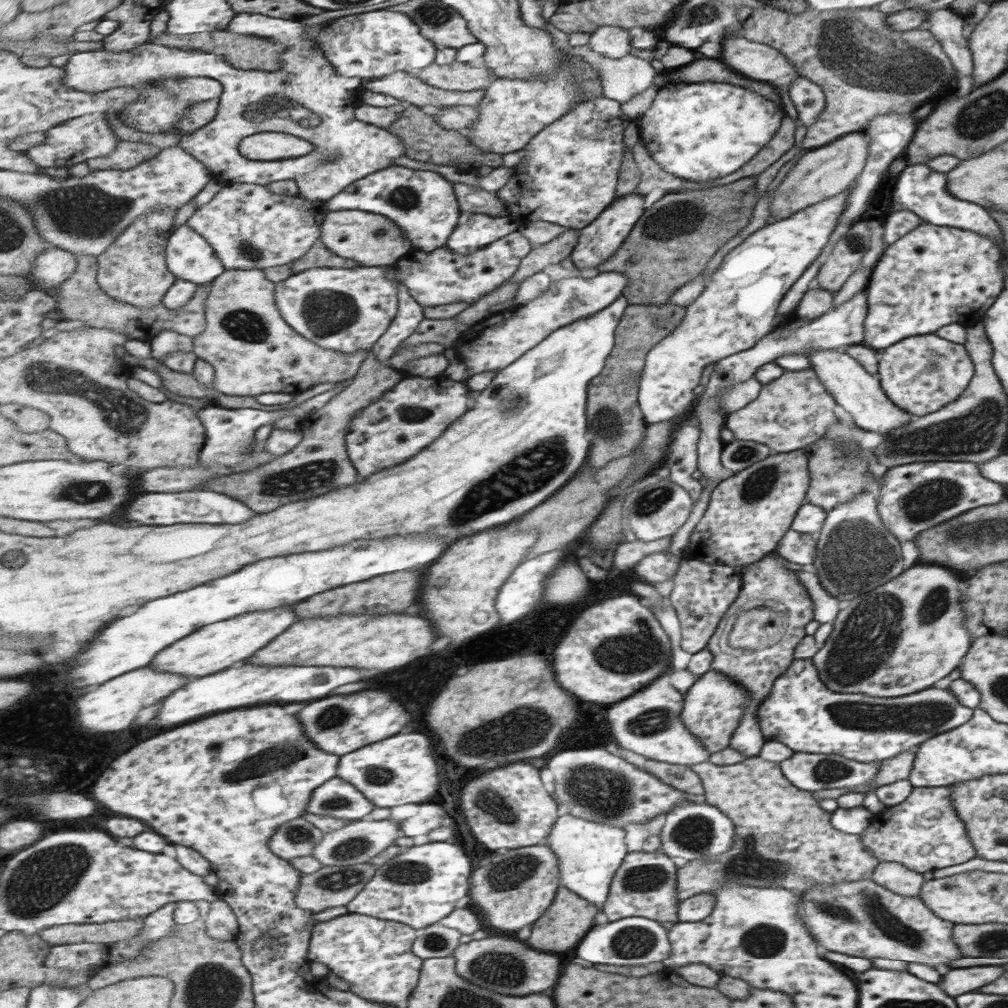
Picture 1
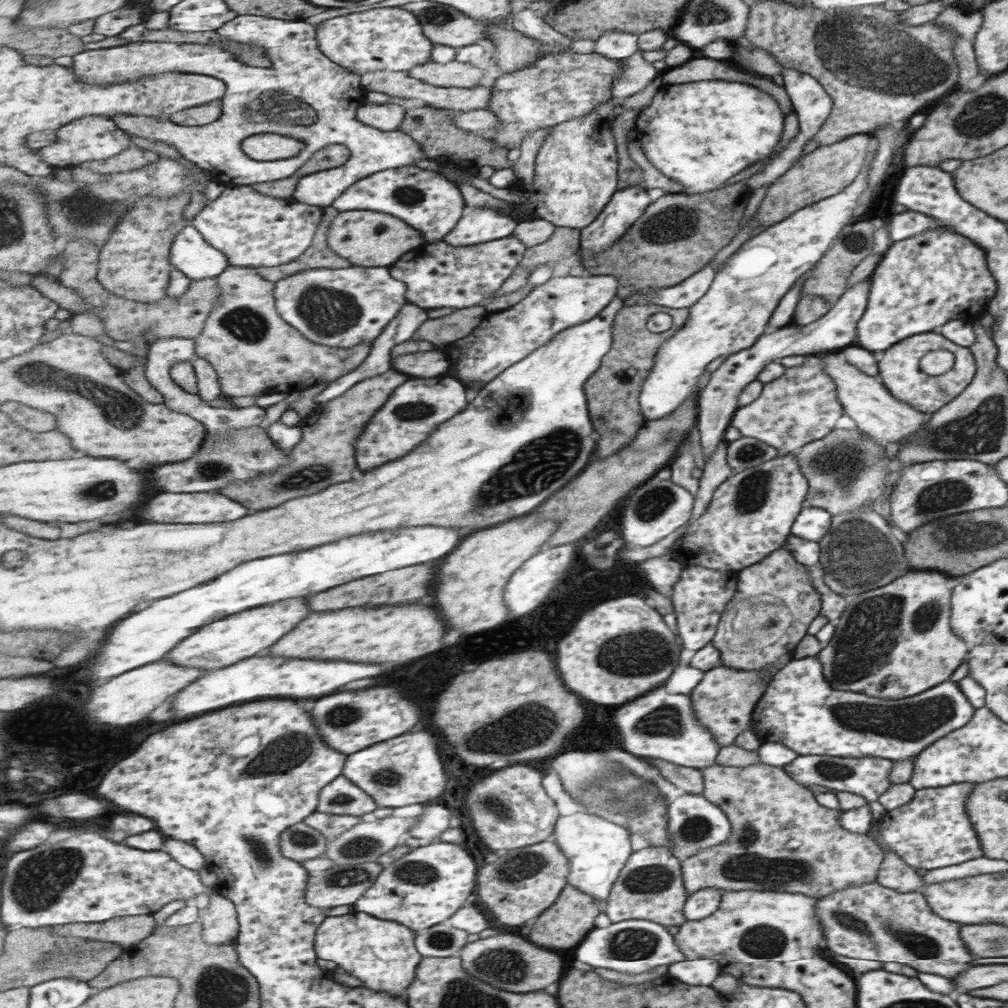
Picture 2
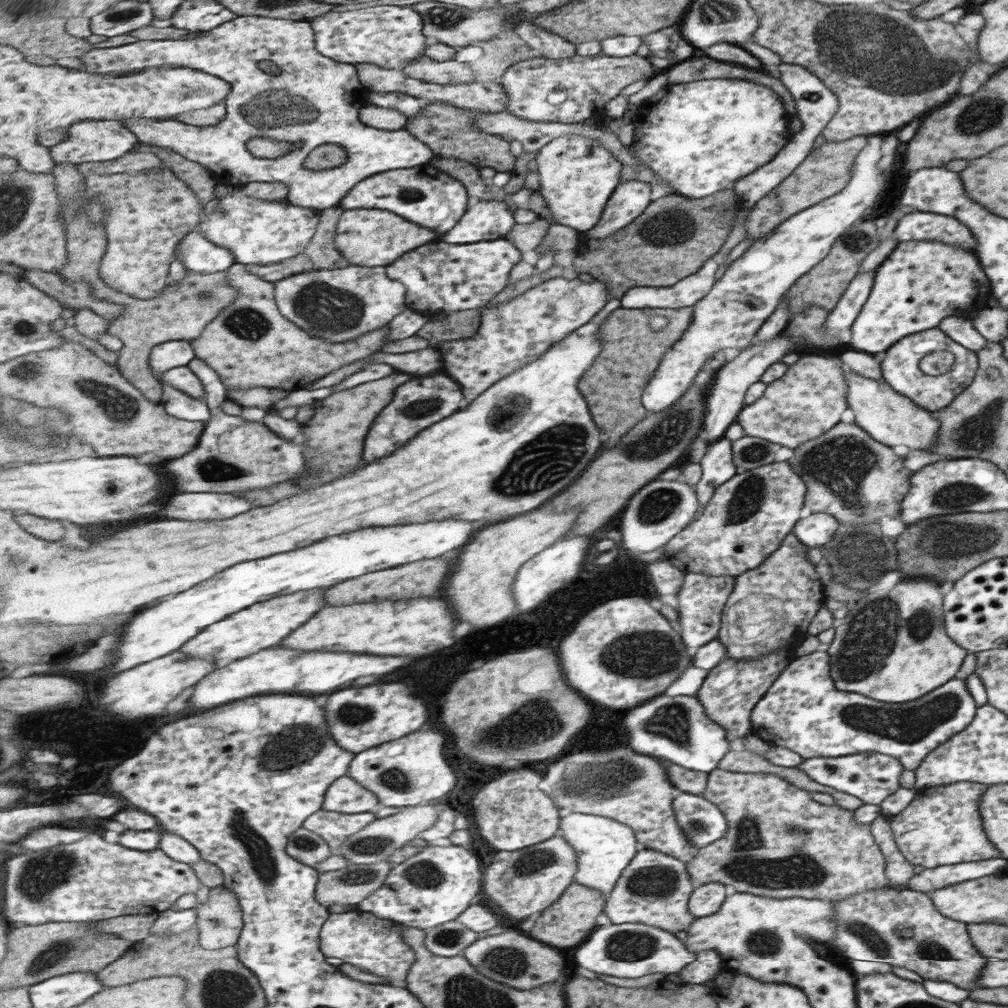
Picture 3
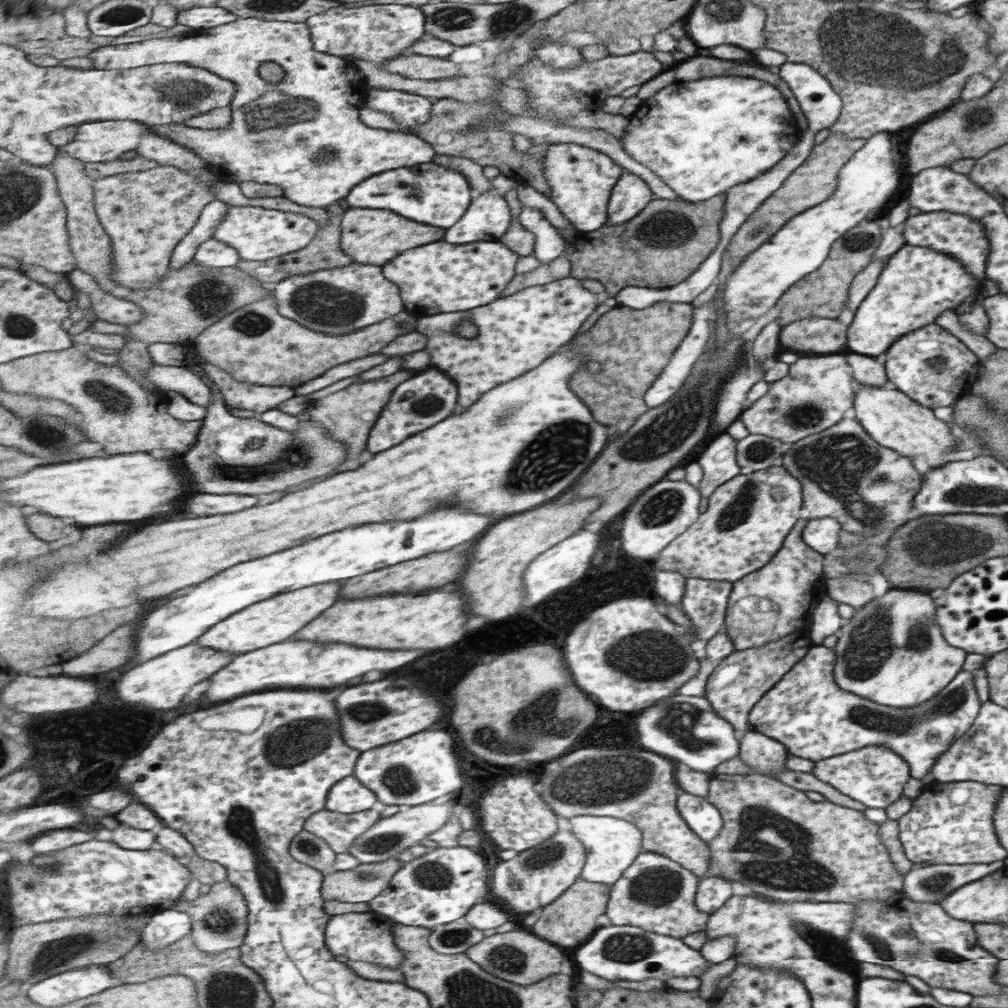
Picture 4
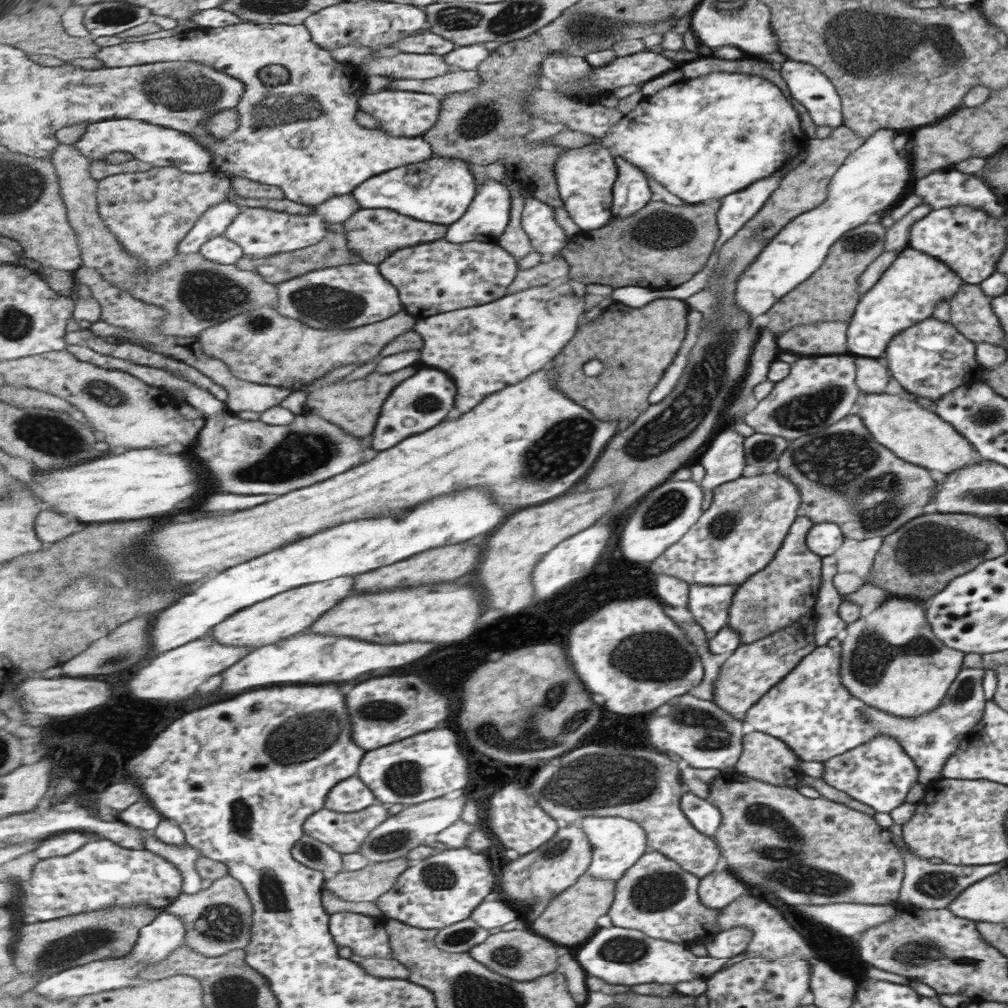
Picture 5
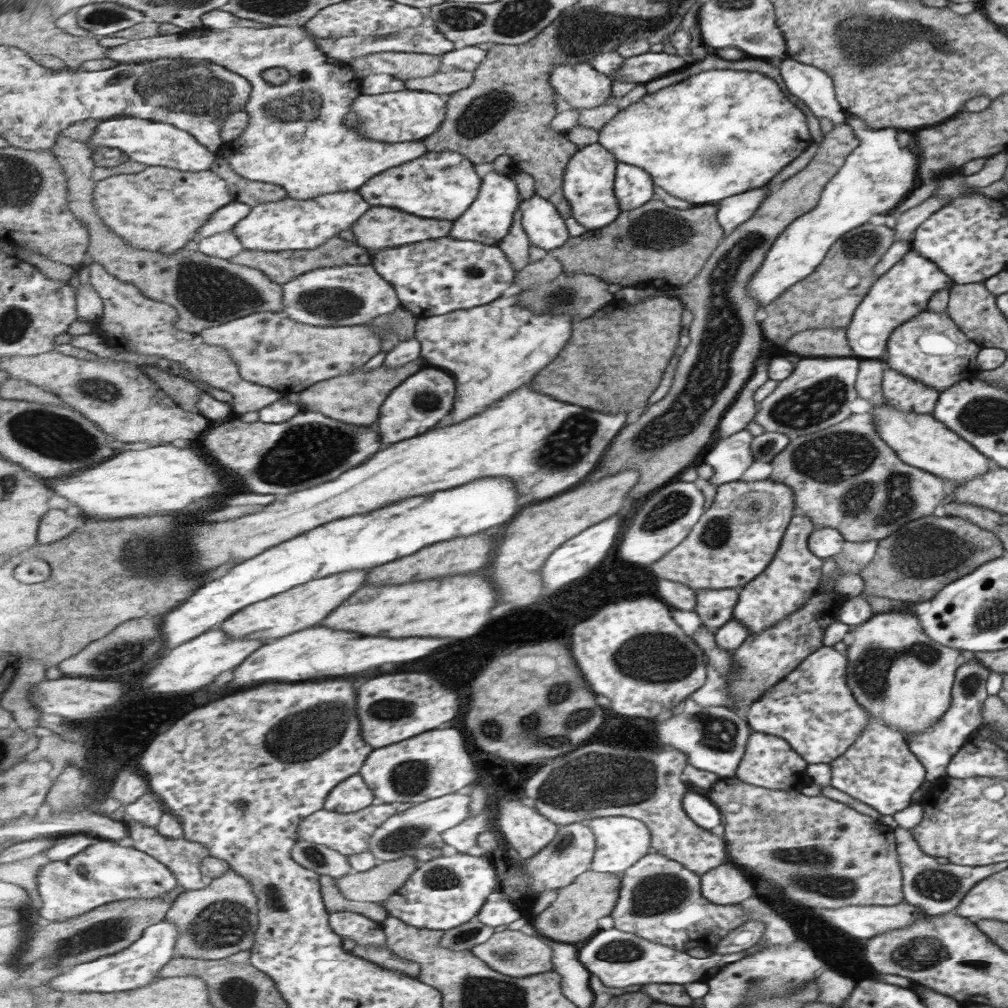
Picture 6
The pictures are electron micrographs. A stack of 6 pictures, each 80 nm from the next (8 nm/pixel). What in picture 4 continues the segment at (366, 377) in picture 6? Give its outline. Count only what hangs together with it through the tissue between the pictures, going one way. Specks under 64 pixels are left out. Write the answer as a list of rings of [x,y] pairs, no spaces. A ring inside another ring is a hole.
[[[403,369],[387,376],[387,378],[378,378],[375,382],[373,380],[371,382],[354,382],[351,386],[337,392],[337,394],[329,394],[321,400],[313,400],[307,408],[310,418],[317,420],[317,422],[323,422],[328,435],[337,438],[337,440],[343,440],[349,446],[348,458],[355,458],[367,449],[371,430],[375,427],[375,422],[379,420],[383,408],[392,399],[393,390],[401,383],[413,378],[415,374],[417,374],[416,371]]]

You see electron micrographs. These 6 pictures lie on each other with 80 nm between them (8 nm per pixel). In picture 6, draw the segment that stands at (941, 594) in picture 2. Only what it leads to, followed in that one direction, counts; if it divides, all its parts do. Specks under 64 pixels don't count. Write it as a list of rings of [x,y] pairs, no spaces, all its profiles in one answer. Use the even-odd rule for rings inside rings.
[[[891,609],[885,614],[875,613],[872,614],[865,622],[855,626],[849,630],[849,634],[853,636],[853,643],[847,647],[845,655],[847,656],[847,683],[848,687],[852,691],[852,696],[855,698],[857,703],[868,710],[869,715],[876,717],[876,720],[884,721],[884,725],[892,726],[897,732],[908,734],[908,732],[918,732],[918,730],[926,730],[926,728],[933,723],[940,720],[941,716],[944,715],[949,709],[949,704],[952,699],[952,684],[955,682],[955,672],[959,668],[960,662],[960,651],[935,644],[933,640],[929,640],[928,634],[923,634],[924,630],[921,629],[918,617],[913,612],[893,612],[895,609]]]

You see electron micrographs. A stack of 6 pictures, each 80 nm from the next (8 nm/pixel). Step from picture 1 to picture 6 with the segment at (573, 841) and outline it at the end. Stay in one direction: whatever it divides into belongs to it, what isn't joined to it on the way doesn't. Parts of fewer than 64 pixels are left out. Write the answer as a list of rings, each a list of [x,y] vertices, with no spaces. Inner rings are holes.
[[[628,816],[595,818],[586,822],[597,837],[596,855],[592,869],[595,872],[623,875],[625,871],[640,863],[649,850],[649,830],[642,820]]]

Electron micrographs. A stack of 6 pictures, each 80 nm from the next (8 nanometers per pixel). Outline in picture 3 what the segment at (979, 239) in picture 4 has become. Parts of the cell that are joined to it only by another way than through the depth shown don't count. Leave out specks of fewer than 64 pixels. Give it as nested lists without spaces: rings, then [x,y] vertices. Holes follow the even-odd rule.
[[[913,211],[902,214],[892,236],[898,242],[909,240],[936,240],[976,254],[976,238],[961,222],[942,214]]]

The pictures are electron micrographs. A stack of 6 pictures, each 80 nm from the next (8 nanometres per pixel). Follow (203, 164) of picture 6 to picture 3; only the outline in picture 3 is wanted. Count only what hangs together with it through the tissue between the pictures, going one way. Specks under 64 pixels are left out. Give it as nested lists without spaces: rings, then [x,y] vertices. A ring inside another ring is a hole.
[[[87,120],[73,125],[70,130],[69,138],[49,148],[51,156],[56,164],[63,162],[71,162],[71,164],[83,164],[85,162],[107,162],[111,160],[121,159],[121,157],[137,150],[143,145],[137,133],[129,130],[123,122],[115,120]]]

